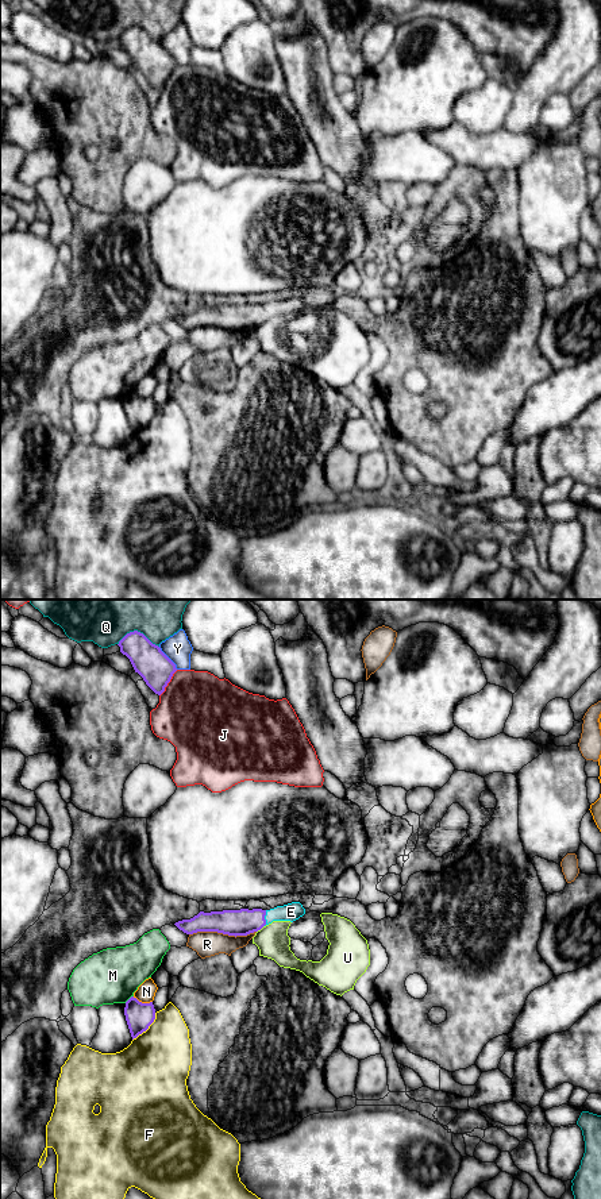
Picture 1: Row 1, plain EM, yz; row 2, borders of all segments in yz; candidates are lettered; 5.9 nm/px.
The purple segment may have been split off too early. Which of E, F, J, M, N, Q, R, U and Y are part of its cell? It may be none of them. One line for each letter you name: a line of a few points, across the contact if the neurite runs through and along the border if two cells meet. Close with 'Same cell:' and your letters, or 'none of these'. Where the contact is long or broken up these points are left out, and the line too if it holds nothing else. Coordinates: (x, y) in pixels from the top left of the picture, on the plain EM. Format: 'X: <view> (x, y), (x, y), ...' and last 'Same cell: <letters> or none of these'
Same cell: E

